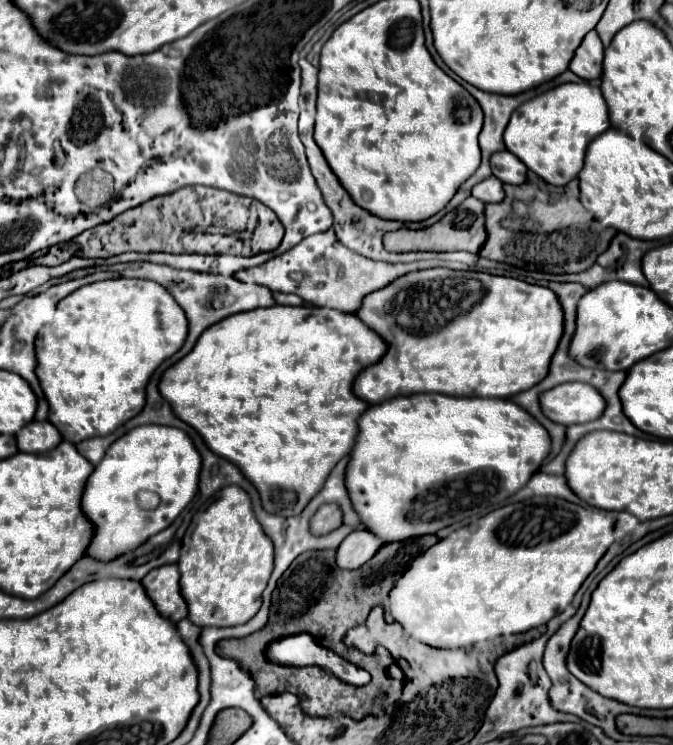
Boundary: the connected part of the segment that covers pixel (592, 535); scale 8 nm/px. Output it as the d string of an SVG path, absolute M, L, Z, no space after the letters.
M534 496L534 498L528 498L524 502L514 502L514 504L498 508L498 510L492 510L490 514L480 518L476 524L470 524L470 526L464 526L464 528L452 532L448 538L440 540L438 544L434 544L430 550L426 550L422 556L418 556L412 562L412 566L404 572L404 576L398 580L398 584L390 592L392 614L394 614L396 622L400 622L402 628L414 640L420 640L420 642L430 644L434 648L466 648L466 646L472 646L476 642L492 640L496 636L518 634L518 632L538 628L538 626L546 624L550 618L554 618L556 614L560 614L572 602L572 598L578 592L578 588L582 586L582 582L596 568L598 560L606 554L606 550L614 542L614 522L616 522L614 516L606 510L600 510L600 508L594 508L594 506L574 504L574 502L568 502L564 498L556 498L556 496Z

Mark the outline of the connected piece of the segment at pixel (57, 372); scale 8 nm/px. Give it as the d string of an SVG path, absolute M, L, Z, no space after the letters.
M112 278L112 280L102 280L102 282L94 282L90 286L78 288L76 292L72 292L64 300L60 300L60 304L56 308L56 314L54 314L54 320L50 324L46 324L42 328L42 332L40 332L40 336L36 338L36 358L38 358L36 374L40 378L42 390L46 394L46 400L50 404L50 422L62 432L64 440L68 440L72 444L78 444L78 442L82 442L86 438L92 438L92 436L112 434L118 426L122 426L124 422L128 422L130 418L134 418L136 414L140 414L140 410L146 404L146 386L148 386L154 370L166 358L170 358L172 354L176 354L182 348L186 336L188 336L188 320L186 320L186 314L182 312L182 308L178 306L178 302L166 292L166 288L160 286L160 284L156 284L156 282L140 280L140 278Z

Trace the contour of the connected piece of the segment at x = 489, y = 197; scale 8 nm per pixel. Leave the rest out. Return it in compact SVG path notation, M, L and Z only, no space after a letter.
M490 176L486 180L482 180L478 186L472 188L472 196L482 200L482 202L500 202L504 198L504 190L502 190L502 182L496 176Z

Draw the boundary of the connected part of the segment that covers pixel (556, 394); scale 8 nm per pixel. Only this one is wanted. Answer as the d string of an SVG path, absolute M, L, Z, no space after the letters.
M566 382L540 396L542 412L564 426L592 422L606 408L604 396L586 382Z

